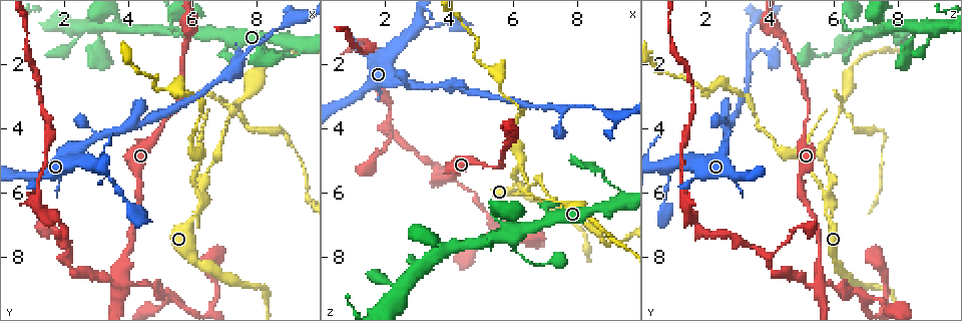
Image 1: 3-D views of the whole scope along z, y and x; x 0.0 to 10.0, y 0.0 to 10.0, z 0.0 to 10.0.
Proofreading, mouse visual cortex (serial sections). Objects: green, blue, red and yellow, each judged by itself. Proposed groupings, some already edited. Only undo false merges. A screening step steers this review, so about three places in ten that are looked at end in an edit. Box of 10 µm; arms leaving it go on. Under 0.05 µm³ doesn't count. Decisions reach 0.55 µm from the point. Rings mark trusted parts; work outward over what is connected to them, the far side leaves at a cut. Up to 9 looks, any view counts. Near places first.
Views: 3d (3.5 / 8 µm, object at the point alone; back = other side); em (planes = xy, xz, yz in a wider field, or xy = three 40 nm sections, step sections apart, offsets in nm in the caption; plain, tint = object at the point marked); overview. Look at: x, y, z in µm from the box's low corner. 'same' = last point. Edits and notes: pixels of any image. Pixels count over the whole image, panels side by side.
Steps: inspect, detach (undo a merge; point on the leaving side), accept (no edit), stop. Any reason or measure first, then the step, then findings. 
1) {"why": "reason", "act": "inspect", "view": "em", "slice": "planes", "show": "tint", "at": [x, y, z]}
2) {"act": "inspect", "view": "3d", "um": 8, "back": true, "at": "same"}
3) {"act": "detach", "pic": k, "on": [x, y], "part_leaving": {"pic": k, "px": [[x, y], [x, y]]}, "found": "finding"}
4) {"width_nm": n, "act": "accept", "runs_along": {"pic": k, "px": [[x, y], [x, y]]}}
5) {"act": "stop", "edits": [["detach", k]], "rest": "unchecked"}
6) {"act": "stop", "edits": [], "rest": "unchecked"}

{"why": "branch point", "act": "inspect", "view": "3d", "um": 3.5, "at": [3.00, 4.30, 2.70]}

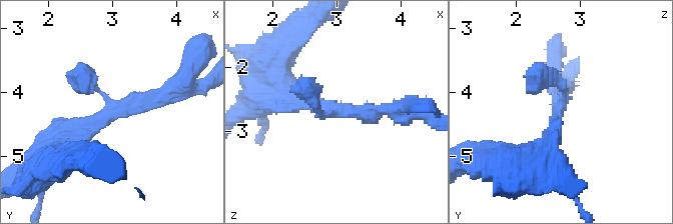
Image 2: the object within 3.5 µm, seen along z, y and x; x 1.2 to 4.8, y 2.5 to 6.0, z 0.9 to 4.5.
{"why": "now the EM", "act": "inspect", "view": "em", "slice": "planes", "show": "tint", "at": [3.00, 4.30, 2.65]}

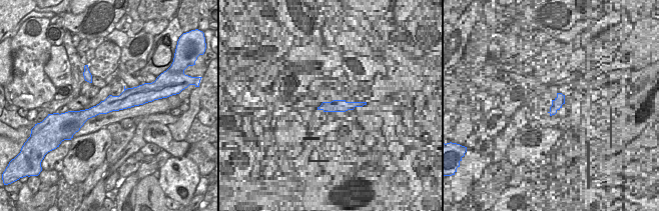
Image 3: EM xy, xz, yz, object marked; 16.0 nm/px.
{"width_nm": 260, "act": "accept", "runs_along": {"pic": 2, "px": [[59, 145], [136, 99], [173, 90]]}, "found": "all the same cell"}

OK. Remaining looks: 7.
{"why": "sharp bend", "act": "inspect", "view": "3d", "um": 3.5, "back": true, "at": [7.50, 1.90, 3.40]}

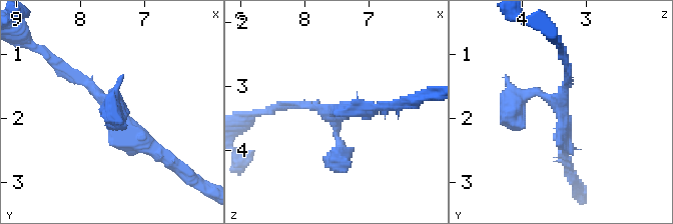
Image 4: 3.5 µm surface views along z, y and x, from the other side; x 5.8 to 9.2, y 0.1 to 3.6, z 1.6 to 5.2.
{"arms": 3, "arm_widths_nm": [150, 150, 150], "why": "now the EM", "act": "inspect", "view": "em", "slice": "planes", "show": "tint", "at": [7.45, 1.95, 3.35]}

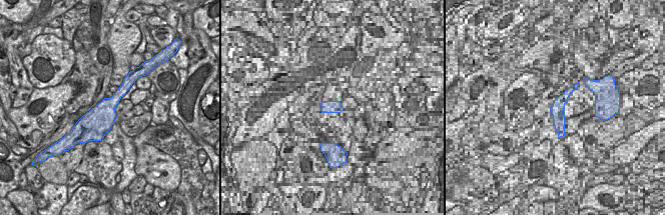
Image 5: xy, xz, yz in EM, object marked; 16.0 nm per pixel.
{"width_nm": 420, "act": "accept", "runs_along": {"pic": 4, "px": [[166, 157], [65, 71]]}, "found": "continuous, no second cell"}

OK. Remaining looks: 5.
{"act": "inspect", "view": "3d", "um": 3.5, "back": true, "at": [6.10, 0.95, 7.40]}

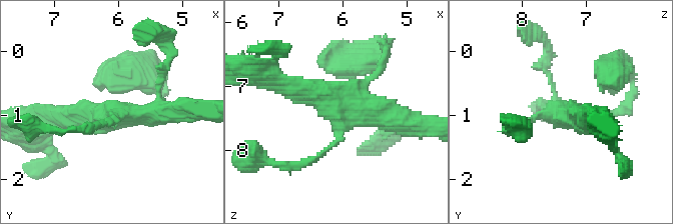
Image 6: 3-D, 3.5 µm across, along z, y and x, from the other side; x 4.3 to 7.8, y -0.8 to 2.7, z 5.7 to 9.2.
{"arms": 4, "arm_widths_nm": [100, 150, 300, 300], "why": "need the tissue", "act": "inspect", "view": "em", "slice": "xy", "step": 3, "show": "tint", "at": [6.15, 1.00, 7.30]}

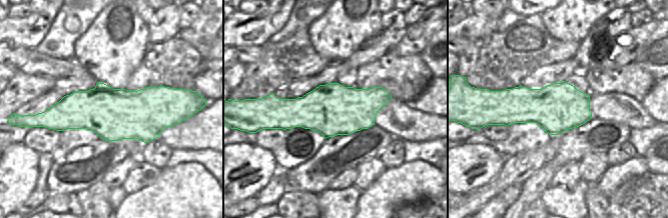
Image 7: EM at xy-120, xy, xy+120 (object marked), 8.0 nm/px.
{"why": "another direction", "act": "inspect", "view": "em", "slice": "planes", "show": "tint", "at": "same"}

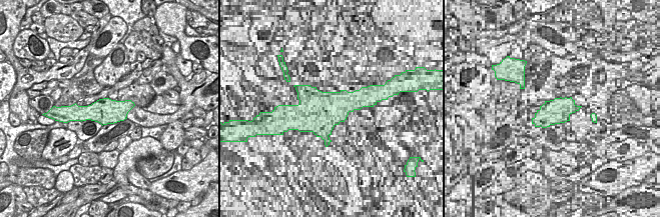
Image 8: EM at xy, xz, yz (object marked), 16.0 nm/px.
{"act": "accept", "runs_along": {"pic": 6, "px": [[276, 80], [338, 110], [403, 120]]}, "found": "all the same cell"}

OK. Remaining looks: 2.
{"act": "stop", "edits": [], "rest": "unchecked"}

